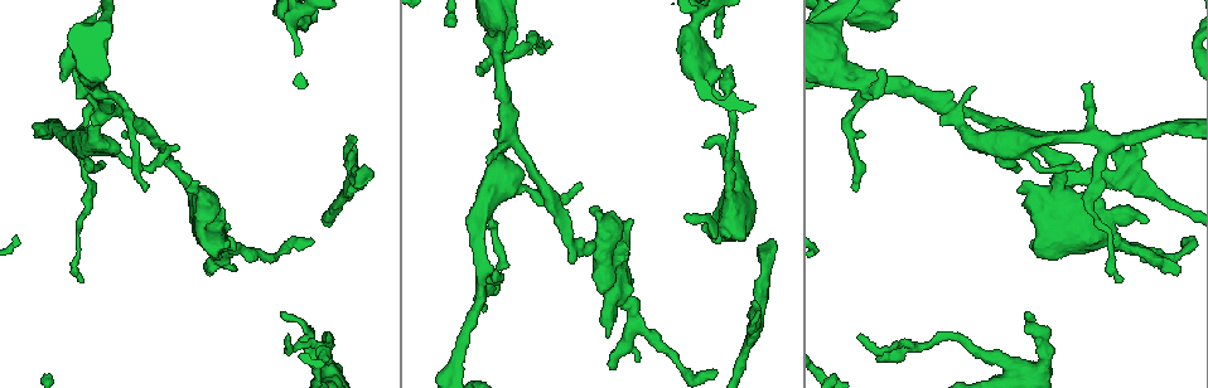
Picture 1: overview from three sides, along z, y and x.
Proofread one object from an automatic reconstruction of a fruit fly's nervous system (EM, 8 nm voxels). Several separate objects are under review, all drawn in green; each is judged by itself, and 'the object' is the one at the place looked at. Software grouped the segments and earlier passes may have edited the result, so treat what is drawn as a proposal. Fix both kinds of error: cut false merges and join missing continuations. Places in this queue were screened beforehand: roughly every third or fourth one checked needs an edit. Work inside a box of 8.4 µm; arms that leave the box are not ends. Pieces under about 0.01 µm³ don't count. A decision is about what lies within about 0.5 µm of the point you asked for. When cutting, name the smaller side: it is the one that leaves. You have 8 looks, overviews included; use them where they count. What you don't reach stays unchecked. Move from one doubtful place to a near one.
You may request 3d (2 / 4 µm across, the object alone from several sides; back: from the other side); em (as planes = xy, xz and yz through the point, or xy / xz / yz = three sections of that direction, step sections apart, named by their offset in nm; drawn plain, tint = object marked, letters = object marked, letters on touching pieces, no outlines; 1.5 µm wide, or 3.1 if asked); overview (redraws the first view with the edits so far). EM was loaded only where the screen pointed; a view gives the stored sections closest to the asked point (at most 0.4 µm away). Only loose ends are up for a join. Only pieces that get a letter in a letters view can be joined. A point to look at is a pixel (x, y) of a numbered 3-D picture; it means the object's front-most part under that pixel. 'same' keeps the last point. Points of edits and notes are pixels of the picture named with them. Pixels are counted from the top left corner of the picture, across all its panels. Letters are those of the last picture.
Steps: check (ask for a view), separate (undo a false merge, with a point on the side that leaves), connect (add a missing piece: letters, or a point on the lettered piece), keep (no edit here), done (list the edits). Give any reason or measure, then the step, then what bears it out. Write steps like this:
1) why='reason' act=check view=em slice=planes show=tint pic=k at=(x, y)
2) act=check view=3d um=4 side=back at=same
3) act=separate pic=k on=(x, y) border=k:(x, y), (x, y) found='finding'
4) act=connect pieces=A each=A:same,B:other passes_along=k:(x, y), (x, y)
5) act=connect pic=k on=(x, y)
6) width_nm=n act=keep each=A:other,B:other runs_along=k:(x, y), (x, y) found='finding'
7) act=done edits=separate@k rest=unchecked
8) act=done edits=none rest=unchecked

why='free end' act=check view=em slice=planes show=letters pic=1 at=(312, 241)

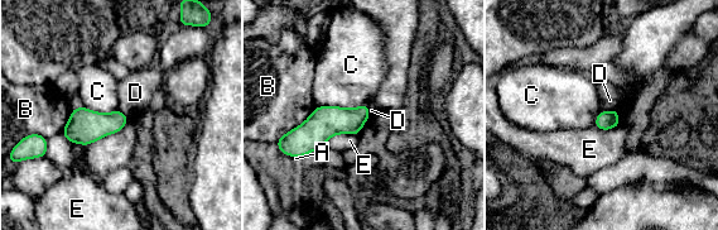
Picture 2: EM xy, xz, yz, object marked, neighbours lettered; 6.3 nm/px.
width_nm=120 act=keep each=A:other,B:other,C:other,D:other,E:other runs_along=2:(365, 108), (293, 140) found='no lettered piece goes on from it'

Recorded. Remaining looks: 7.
why='an open end' act=check view=em slice=yz step=8 show=letters pic=1 at=(210, 273)

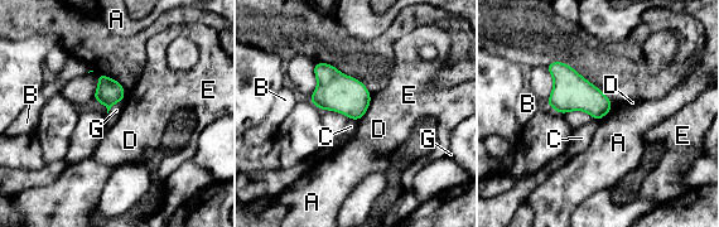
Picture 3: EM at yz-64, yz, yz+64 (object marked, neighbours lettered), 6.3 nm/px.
why='another direction' act=check view=em slice=planes show=letters at=same

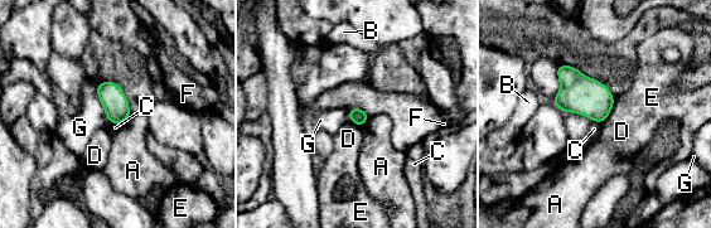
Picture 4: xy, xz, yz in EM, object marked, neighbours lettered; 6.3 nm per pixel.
longest_contact=G:260nm act=keep each=A:other,B:other,C:other,D:other,E:other,F:other,G:other found='no lettered piece goes on from it'

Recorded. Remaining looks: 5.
why='sudden change in width' act=check view=3d um=2 pic=1 at=(79, 241)

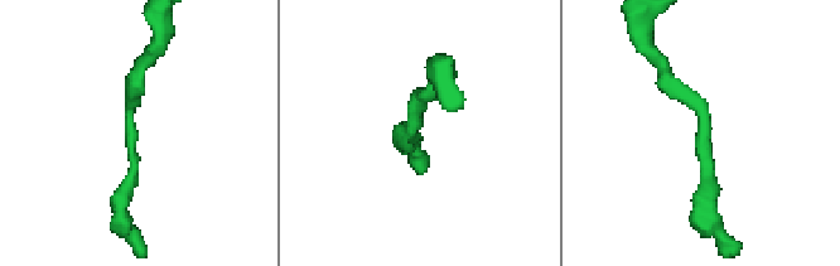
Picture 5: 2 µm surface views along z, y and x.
act=check view=em slice=planes show=letters pic=5 at=(702, 137)

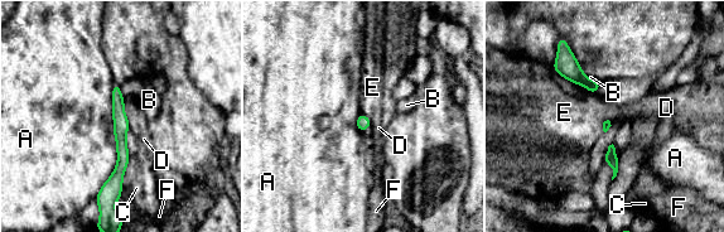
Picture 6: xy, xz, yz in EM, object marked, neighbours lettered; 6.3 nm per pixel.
act=keep each=A:other,B:other,C:other,D:other,E:other,F:other runs_along=6:(116, 87), (121, 167), (107, 202) found='one cell here'

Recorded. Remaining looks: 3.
act=done edits=none rest=unchecked

